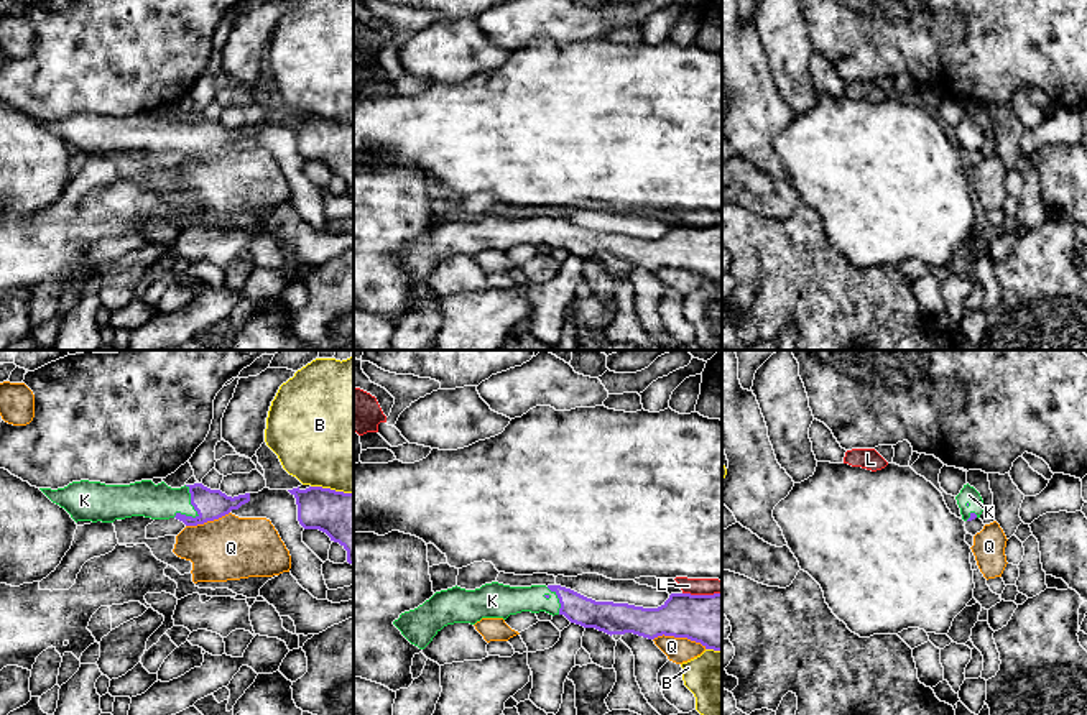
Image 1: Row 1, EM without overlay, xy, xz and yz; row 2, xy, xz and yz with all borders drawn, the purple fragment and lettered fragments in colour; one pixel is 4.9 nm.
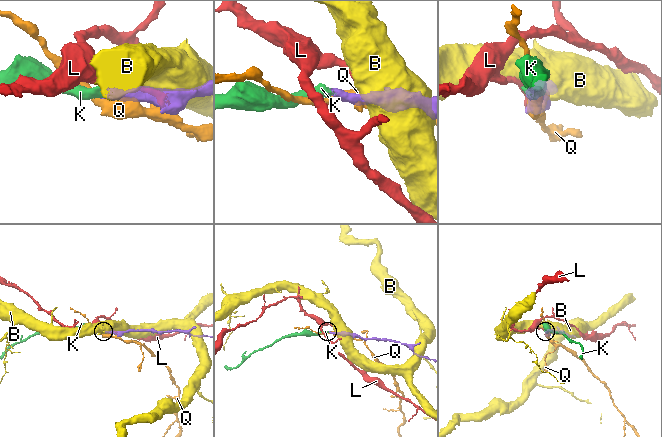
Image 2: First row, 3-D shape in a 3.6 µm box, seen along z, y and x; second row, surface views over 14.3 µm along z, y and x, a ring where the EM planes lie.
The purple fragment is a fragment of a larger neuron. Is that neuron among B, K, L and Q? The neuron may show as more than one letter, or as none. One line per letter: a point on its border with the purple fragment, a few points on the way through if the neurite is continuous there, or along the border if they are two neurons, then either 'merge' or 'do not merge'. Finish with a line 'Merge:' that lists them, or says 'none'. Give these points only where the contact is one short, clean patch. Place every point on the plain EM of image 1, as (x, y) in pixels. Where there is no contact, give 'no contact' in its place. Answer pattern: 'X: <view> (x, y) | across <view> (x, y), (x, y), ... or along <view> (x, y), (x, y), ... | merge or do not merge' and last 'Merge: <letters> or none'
B: xy (333, 122) | do not merge
K: xy (191, 133) | across xy (211, 137), (191, 133), (153, 133), (142, 130) | merge
L: xz (703, 227) | along xz (683, 224), (721, 226) | do not merge
Q: xz (679, 268) | do not merge
Merge: K

